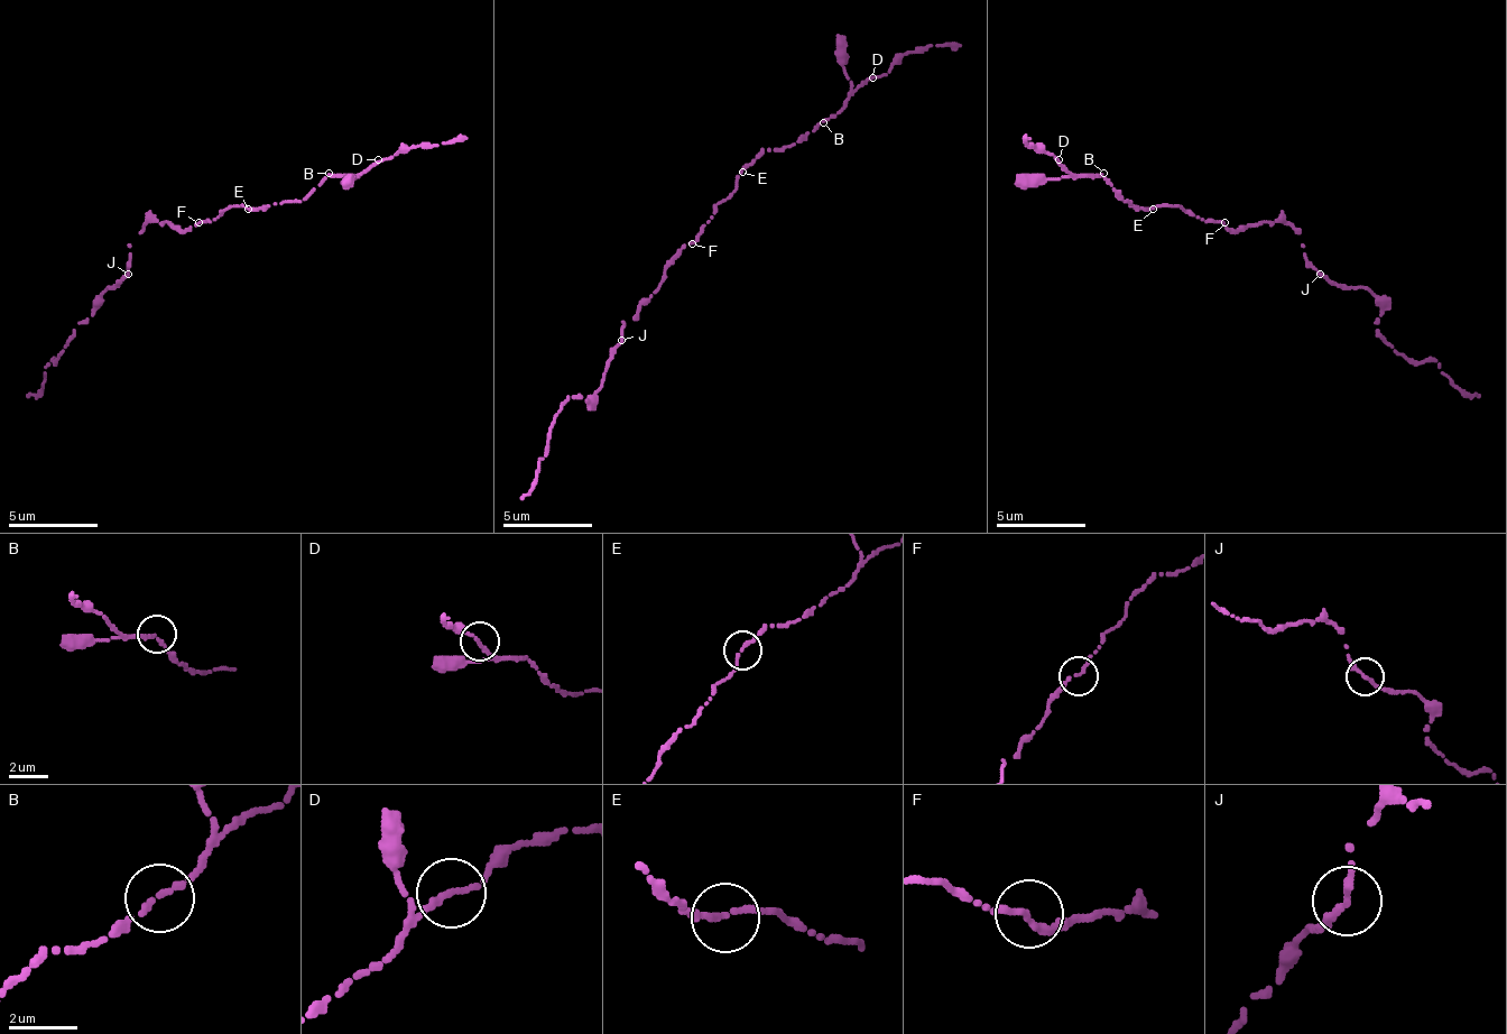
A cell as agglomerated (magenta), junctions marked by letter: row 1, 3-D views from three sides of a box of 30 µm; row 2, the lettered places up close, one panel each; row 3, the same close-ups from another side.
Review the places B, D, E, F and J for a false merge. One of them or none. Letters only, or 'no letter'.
no letter

